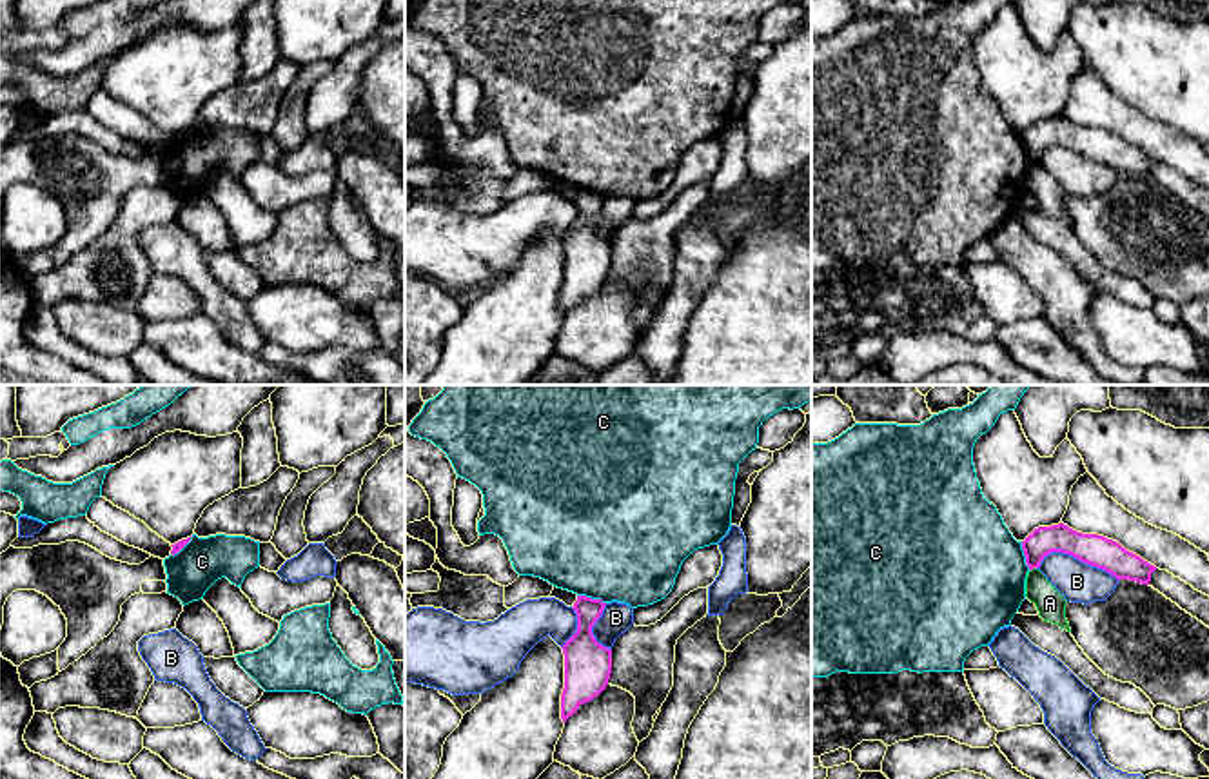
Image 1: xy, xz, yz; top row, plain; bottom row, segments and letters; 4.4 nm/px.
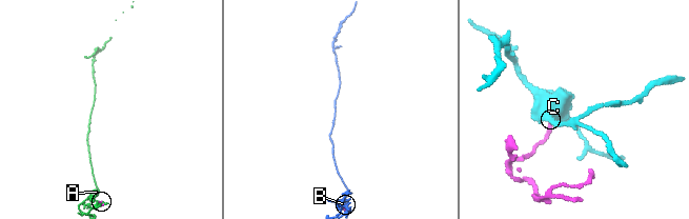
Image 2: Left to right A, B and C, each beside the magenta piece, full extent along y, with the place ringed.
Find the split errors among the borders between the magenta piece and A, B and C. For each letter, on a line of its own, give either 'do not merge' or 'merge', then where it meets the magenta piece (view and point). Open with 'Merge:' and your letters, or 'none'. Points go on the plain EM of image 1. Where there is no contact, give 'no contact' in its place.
Merge: none
A: do not merge; meets magenta in yz at (1033, 160)
B: do not merge; meets magenta in yz at (1077, 151)
C: do not merge; meets magenta in xz at (590, 191)

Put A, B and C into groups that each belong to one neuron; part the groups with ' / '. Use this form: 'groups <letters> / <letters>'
groups A / B / C

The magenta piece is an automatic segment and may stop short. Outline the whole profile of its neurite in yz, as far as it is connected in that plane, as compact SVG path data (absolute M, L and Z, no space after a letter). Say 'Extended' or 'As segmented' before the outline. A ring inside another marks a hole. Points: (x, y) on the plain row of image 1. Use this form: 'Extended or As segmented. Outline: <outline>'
As segmented. Outline: M1064 116L1035 122L1024 134L1022 143L1029 163L1038 162L1051 145L1069 147L1082 156L1102 162L1120 173L1149 178L1155 158L1125 143L1120 136L1098 127L1082 127Z

